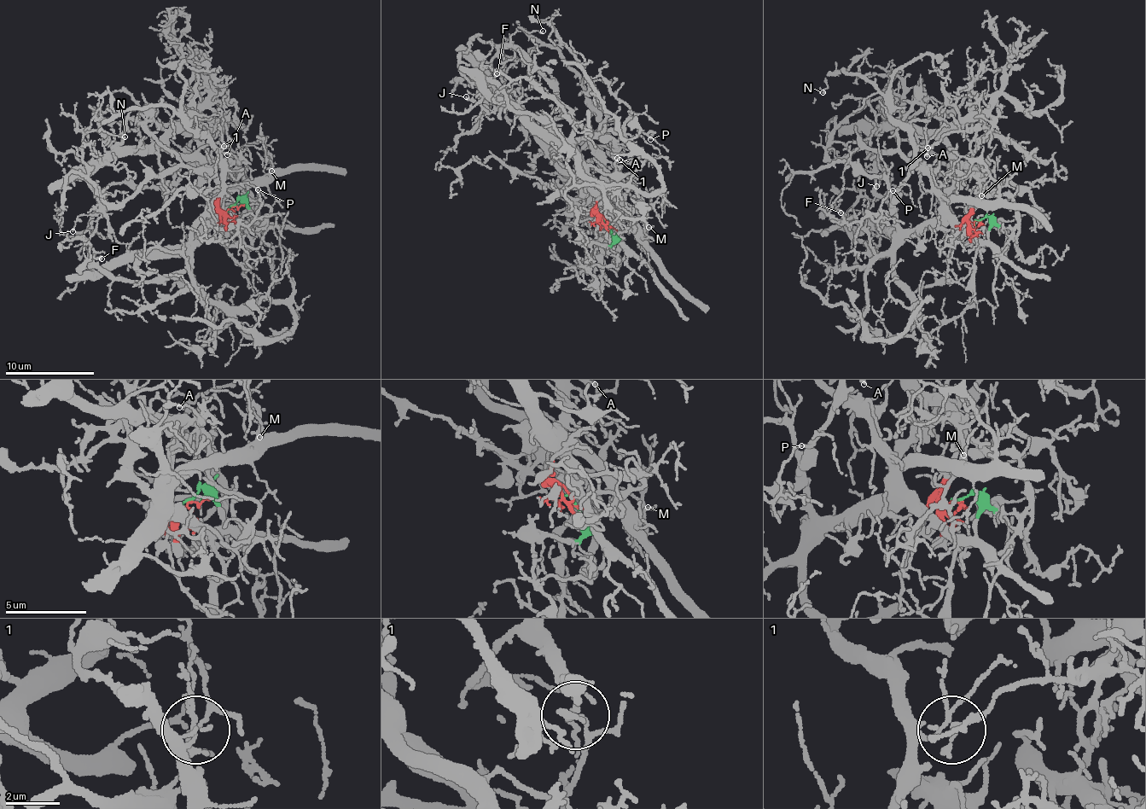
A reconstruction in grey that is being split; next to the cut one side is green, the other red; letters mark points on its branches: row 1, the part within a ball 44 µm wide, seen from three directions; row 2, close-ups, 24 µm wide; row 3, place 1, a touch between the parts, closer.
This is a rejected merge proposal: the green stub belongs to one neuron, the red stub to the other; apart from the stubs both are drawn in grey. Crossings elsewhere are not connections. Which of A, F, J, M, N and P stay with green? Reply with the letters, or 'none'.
F, M, N, P

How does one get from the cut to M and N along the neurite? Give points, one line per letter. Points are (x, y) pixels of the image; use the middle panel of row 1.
M: (607, 222), (612, 237), (620, 239), (605, 191), (636, 235), (648, 241), (648, 226)
N: (607, 222), (620, 239), (577, 144), (600, 135), (613, 142), (578, 74), (520, 27), (543, 31)

